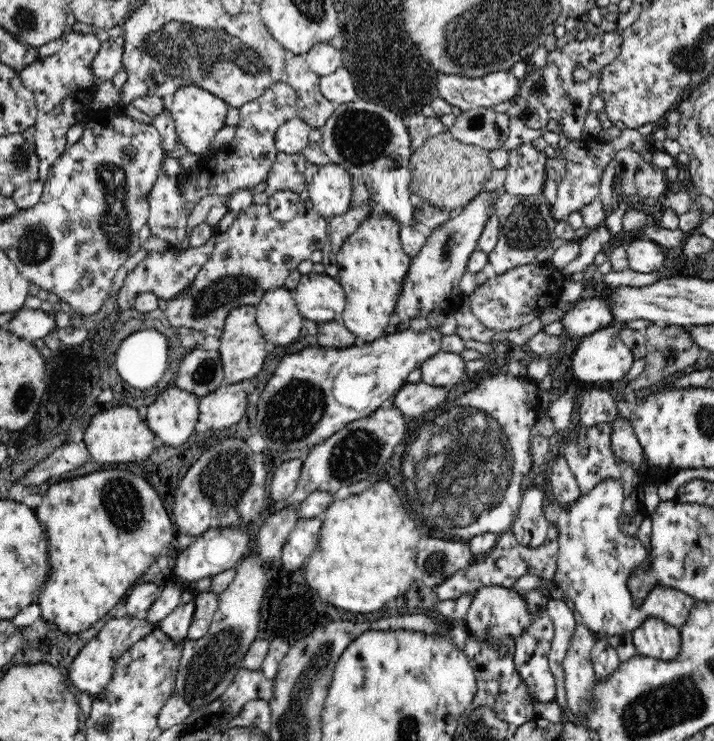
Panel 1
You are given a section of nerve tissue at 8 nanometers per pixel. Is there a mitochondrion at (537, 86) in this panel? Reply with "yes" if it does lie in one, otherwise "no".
yes

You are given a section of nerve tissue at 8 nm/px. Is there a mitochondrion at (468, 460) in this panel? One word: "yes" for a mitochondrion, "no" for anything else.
yes

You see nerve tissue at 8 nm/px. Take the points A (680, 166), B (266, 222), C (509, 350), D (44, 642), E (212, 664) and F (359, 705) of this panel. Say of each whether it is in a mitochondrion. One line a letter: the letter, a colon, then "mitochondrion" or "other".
A: other
B: other
C: other
D: other
E: mitochondrion
F: other

